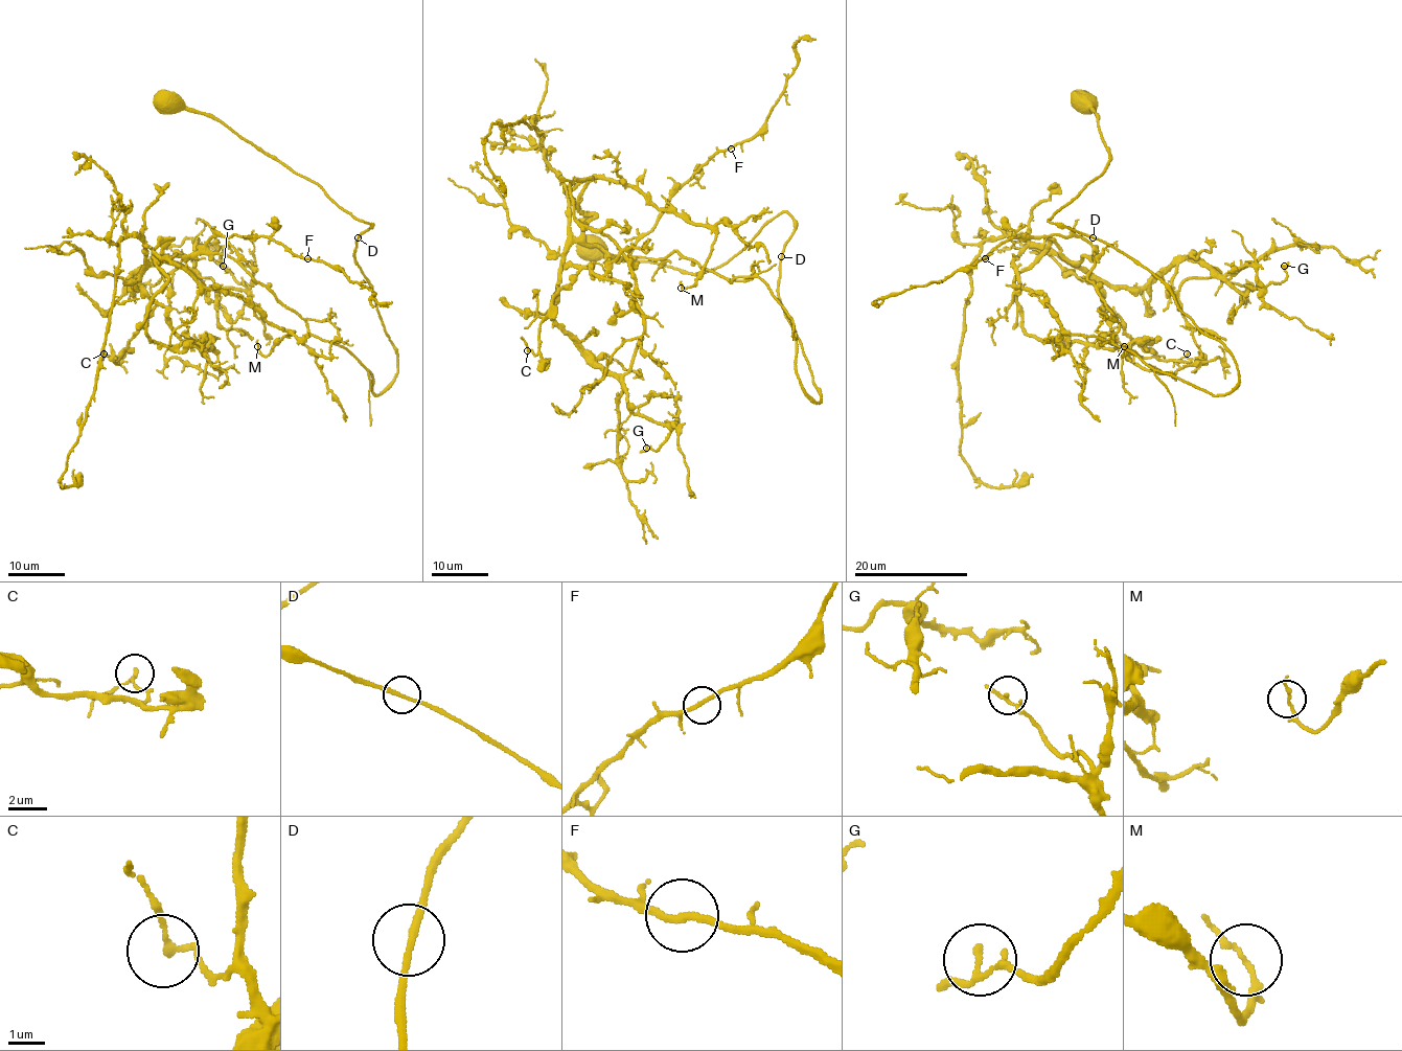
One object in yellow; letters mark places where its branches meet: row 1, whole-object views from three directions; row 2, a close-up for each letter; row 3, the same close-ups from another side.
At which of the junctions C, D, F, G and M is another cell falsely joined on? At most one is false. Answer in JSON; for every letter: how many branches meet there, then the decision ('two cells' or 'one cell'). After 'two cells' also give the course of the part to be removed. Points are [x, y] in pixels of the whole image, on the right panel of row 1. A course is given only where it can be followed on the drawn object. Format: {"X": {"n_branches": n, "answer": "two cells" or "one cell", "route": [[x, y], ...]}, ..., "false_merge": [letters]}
{"C": {"n_branches": 2, "answer": "one cell"}, "D": {"n_branches": 2, "answer": "one cell"}, "F": {"n_branches": 2, "answer": "one cell"}, "G": {"n_branches": 2, "answer": "one cell"}, "M": {"n_branches": 2, "answer": "one cell"}, "false_merge": []}

